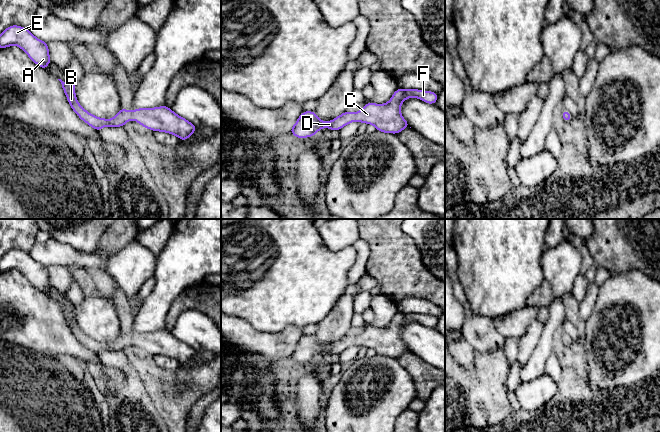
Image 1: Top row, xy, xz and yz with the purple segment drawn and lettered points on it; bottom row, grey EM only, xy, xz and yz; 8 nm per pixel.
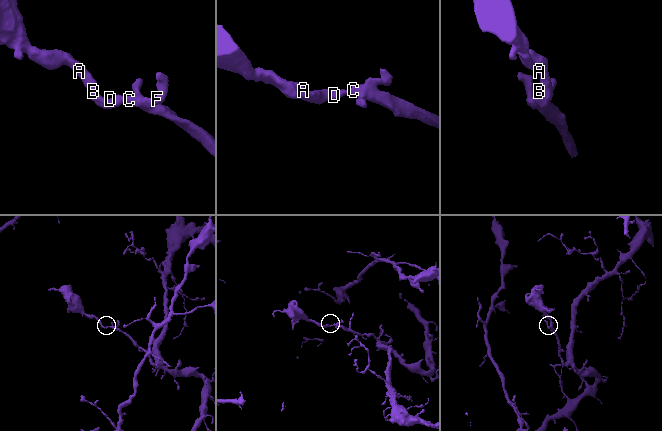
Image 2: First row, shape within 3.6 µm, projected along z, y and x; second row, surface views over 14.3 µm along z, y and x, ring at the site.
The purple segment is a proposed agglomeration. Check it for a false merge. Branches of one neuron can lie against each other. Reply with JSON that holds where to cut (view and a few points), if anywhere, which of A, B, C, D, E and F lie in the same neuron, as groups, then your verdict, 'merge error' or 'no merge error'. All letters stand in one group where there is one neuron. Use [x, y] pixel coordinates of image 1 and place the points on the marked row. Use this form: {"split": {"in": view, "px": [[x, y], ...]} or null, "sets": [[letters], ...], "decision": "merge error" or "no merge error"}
{"split": null, "sets": [["A", "B", "C", "D", "E", "F"]], "decision": "no merge error"}

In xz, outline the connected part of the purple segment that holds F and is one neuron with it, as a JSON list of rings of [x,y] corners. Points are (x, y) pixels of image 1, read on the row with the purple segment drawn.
[[[398,88],[385,104],[367,102],[359,112],[346,111],[332,121],[321,121],[314,111],[304,111],[290,132],[295,137],[304,139],[314,136],[324,127],[339,131],[345,125],[358,120],[360,123],[374,125],[377,131],[398,134],[403,129],[410,127],[401,115],[401,104],[410,97],[418,98],[428,104],[436,104],[438,94],[432,91]]]

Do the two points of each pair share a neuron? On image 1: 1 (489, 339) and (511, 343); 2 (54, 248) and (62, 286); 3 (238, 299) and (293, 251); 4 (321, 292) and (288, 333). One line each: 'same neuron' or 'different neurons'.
1: different neurons
2: different neurons
3: same neuron
4: different neurons

